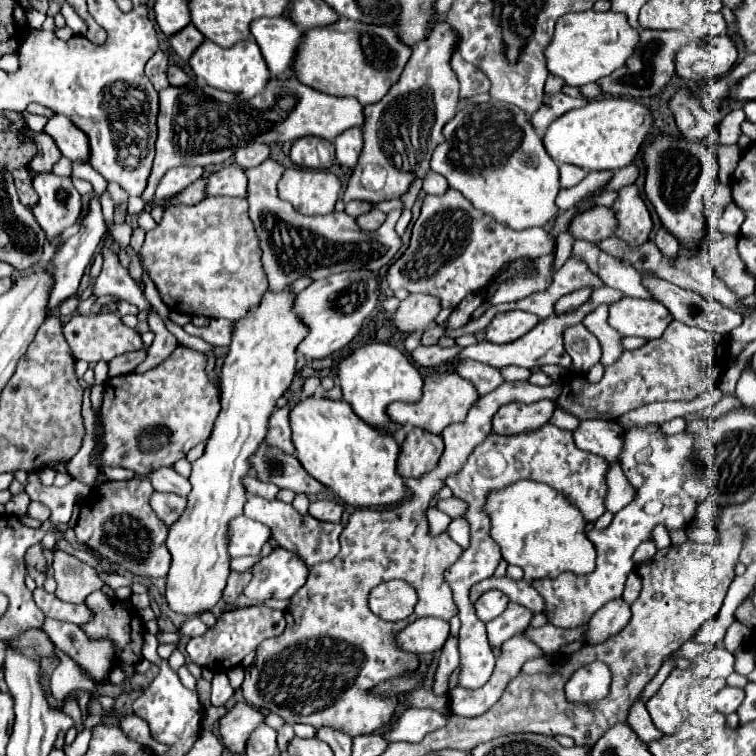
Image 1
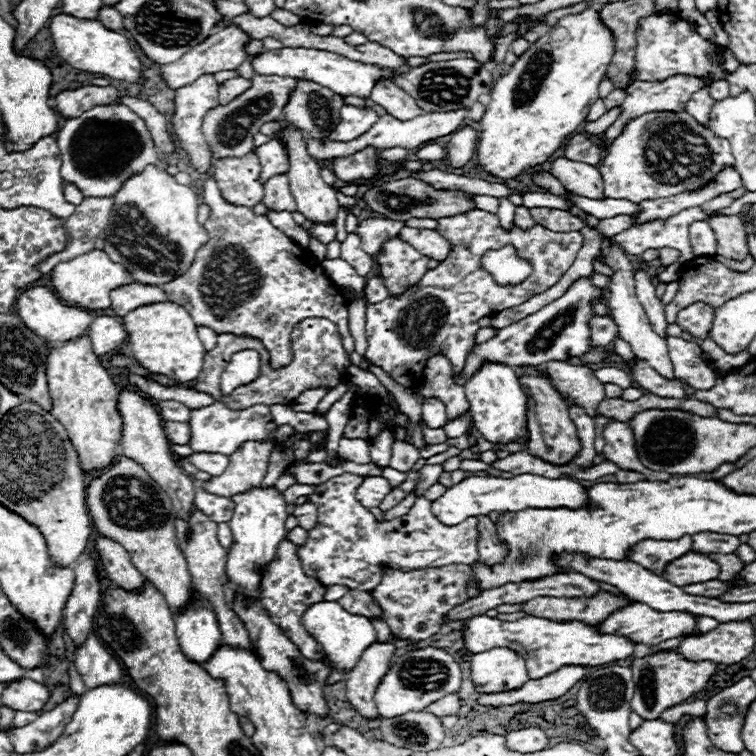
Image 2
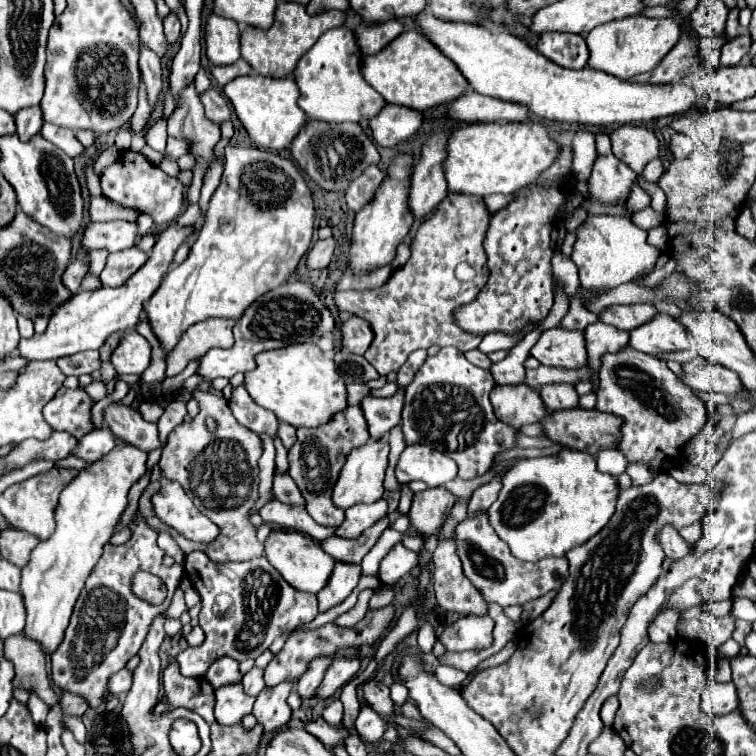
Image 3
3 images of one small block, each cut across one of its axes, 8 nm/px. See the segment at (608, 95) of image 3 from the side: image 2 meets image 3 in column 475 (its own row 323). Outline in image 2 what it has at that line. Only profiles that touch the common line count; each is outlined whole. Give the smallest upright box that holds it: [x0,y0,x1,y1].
[16,286,92,342]

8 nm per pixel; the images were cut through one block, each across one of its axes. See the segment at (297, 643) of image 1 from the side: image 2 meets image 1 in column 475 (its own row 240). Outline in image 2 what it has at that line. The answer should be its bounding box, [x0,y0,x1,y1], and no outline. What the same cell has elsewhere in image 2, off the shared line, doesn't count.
[398,228,452,260]

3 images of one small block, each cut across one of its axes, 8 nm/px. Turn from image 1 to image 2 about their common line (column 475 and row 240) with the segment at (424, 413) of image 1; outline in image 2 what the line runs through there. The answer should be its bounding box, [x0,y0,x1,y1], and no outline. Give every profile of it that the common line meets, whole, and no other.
[374,236,430,296]

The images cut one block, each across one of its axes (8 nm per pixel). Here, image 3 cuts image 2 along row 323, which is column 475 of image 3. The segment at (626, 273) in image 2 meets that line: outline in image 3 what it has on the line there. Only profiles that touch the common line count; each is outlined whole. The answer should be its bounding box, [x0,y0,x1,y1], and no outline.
[438,616,494,652]

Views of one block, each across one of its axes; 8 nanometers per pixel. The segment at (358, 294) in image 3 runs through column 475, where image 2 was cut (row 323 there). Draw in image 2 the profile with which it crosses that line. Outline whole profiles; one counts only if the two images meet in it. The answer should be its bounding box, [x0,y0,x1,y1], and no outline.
[162,176,354,368]

